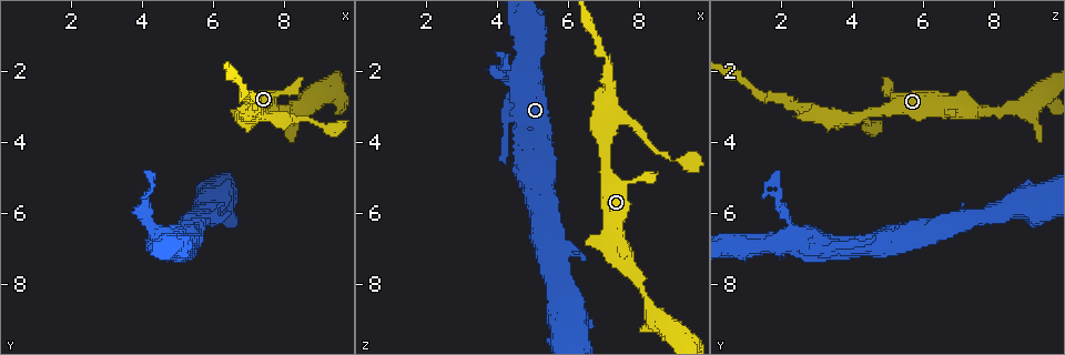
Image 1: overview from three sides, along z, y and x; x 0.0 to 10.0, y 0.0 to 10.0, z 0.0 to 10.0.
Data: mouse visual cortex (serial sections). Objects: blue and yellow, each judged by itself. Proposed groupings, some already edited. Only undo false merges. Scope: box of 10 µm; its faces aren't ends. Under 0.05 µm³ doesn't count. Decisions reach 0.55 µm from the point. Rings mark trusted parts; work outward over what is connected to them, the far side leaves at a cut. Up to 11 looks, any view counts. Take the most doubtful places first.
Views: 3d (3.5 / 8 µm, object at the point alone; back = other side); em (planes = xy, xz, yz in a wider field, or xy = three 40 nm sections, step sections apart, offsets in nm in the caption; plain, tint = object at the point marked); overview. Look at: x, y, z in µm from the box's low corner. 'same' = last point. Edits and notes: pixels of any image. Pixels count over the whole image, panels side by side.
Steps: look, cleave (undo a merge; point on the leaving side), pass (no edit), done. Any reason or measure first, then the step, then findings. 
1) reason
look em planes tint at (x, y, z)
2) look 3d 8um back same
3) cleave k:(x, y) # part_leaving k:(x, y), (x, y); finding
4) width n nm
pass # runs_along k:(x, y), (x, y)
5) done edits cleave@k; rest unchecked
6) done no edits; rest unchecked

branch point
look 3d 3.5um at (7.25, 3.30, 3.35)

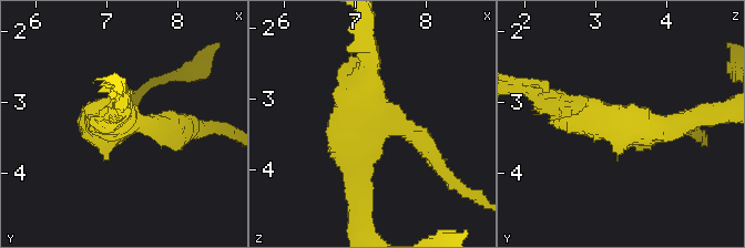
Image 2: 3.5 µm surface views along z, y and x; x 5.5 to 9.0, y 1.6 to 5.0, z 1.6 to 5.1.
shape alone is not enough
look em xy step 3 tint same

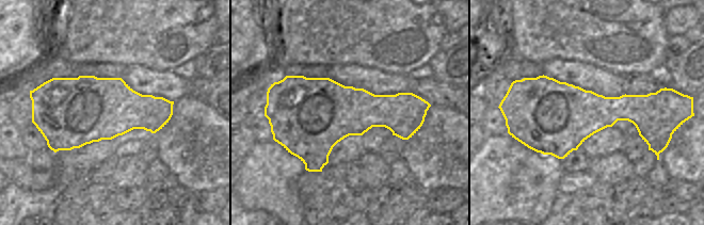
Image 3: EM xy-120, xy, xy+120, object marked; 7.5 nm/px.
arms 3; arm_widths 300, 300, 350 nm
pass # runs_along 2:(685, 123), (620, 126), (549, 99); all the same cell

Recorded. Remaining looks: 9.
narrows sharply
look 3d 3.5um at (7.00, 2.70, 1.45)

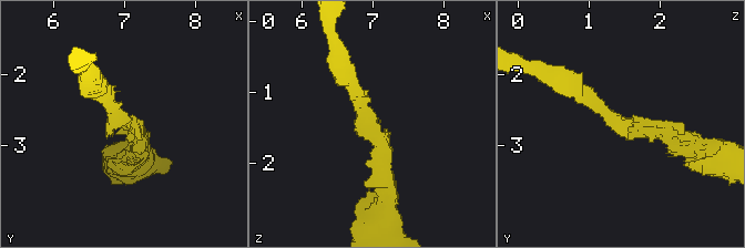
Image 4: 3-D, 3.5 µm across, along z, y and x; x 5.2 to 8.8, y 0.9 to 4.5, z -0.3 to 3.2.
arm_widths 200, 200 nm
look em planes tint at (7.05, 2.70, 1.50)

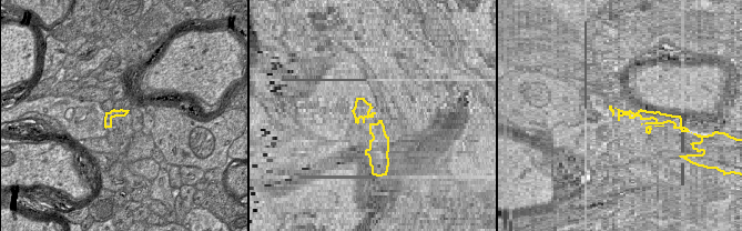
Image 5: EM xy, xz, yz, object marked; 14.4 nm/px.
another direction
look em xy step 5 tint same

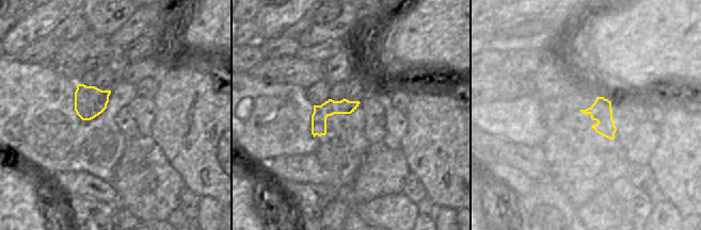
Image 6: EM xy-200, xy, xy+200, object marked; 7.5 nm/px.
pass # runs_along 4:(686, 145), (612, 121), (573, 83); all the same cell

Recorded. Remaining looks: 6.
sharp bend
look 3d 3.5um at (5.10, 6.90, 5.00)

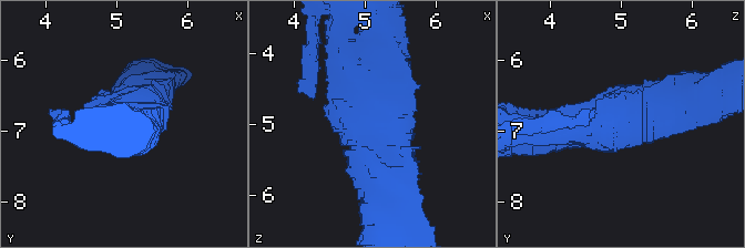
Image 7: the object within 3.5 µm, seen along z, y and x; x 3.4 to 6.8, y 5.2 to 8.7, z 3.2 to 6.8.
need the tissue
look em xy step 3 tint at (5.10, 6.85, 4.95)

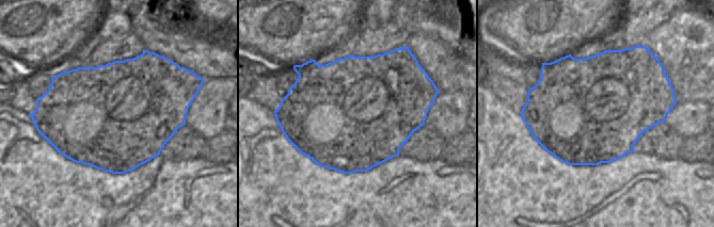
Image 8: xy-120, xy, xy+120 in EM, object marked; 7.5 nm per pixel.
look em xy step 2 tint same

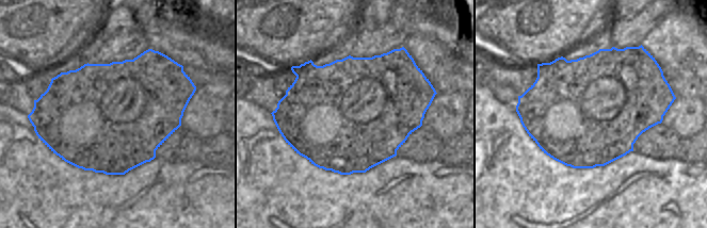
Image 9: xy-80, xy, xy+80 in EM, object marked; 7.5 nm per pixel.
pass # runs_along 7:(548, 133), (662, 116), (684, 102); all the same cell

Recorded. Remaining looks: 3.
narrows sharply
look 3d 3.5um at (8.25, 2.95, 8.60)

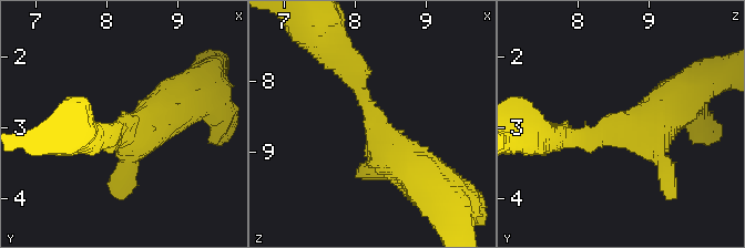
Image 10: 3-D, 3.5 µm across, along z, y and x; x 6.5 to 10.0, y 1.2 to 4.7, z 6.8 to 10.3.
need the tissue
look em planes tint at (8.25, 3.05, 8.60)

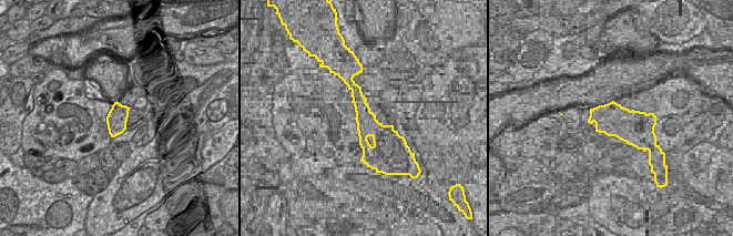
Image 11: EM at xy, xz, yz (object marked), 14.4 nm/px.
arms 3
pass # runs_along 10:(344, 62), (374, 125), (421, 176); one cell here

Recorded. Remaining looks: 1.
done no edits; rest unchecked

